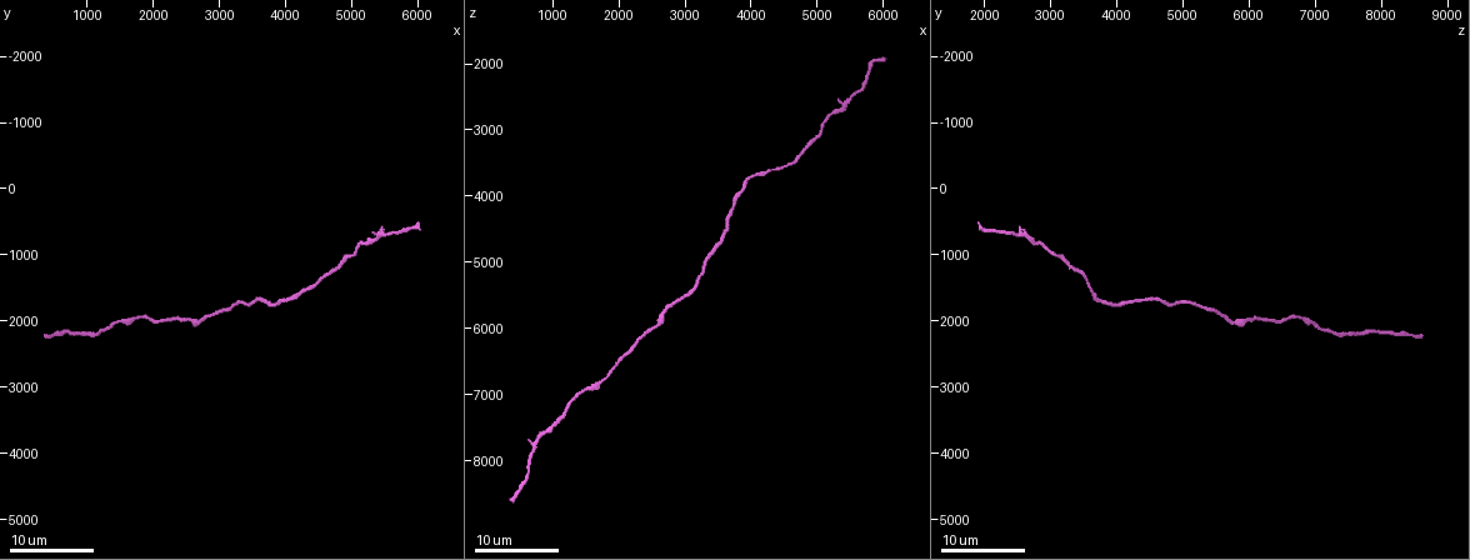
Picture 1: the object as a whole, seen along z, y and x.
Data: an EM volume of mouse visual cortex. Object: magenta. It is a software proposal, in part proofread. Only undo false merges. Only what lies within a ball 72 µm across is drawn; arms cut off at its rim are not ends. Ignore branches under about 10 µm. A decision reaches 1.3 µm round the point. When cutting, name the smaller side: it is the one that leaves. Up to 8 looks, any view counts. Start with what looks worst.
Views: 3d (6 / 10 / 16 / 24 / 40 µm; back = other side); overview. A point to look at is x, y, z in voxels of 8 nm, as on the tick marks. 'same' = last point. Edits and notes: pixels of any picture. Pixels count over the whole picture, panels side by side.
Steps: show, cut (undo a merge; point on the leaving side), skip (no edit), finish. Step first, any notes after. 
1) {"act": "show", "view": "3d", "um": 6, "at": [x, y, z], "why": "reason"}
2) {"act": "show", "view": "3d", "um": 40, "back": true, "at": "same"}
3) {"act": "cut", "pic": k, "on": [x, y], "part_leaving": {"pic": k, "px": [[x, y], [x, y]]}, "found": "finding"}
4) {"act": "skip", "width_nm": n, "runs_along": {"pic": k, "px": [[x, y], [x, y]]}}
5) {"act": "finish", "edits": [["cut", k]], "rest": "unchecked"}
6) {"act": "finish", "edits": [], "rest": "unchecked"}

{"act": "show", "view": "3d", "um": 24, "at": [2500, 1950, 6050], "why": "calibre changes"}

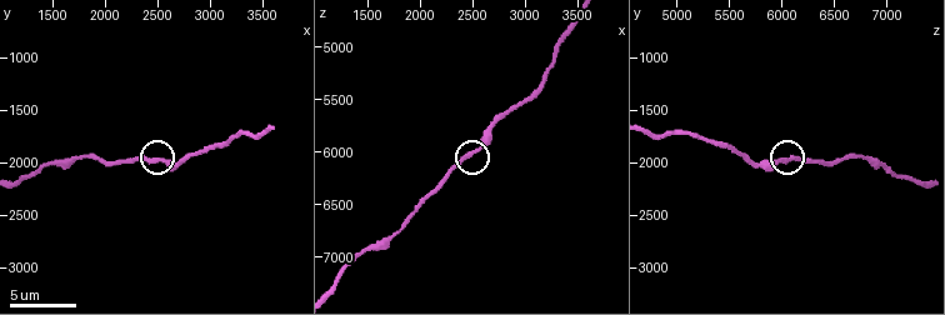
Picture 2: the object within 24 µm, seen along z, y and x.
{"act": "show", "view": "3d", "um": 6, "at": [2500, 1960, 6000]}

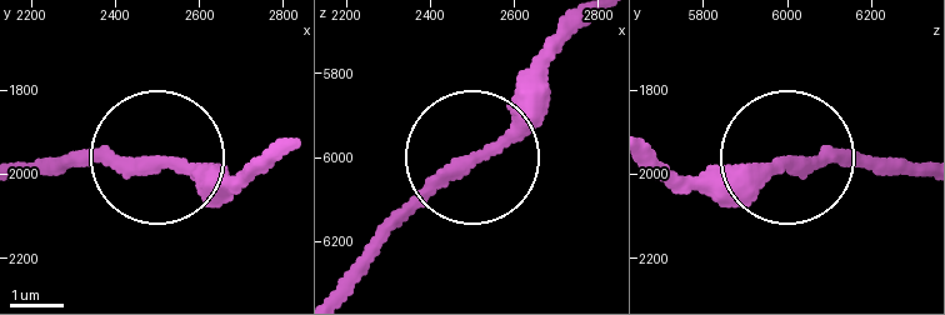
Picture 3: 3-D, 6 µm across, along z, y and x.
{"act": "skip", "runs_along": {"pic": 3, "px": [[275, 149], [240, 175], [51, 163]]}, "found": "continuous, no second neuron"}

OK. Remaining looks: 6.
{"act": "show", "view": "3d", "um": 24, "at": [750, 2150, 7650], "why": "four-way junction"}

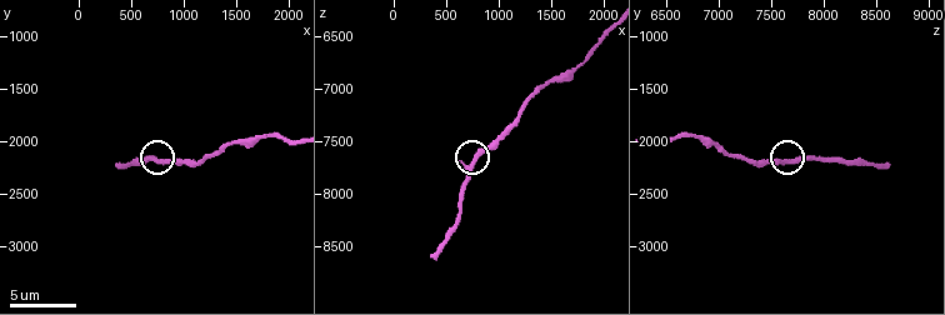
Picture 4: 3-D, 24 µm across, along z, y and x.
{"act": "show", "view": "3d", "um": 6, "at": [780, 2180, 7660]}

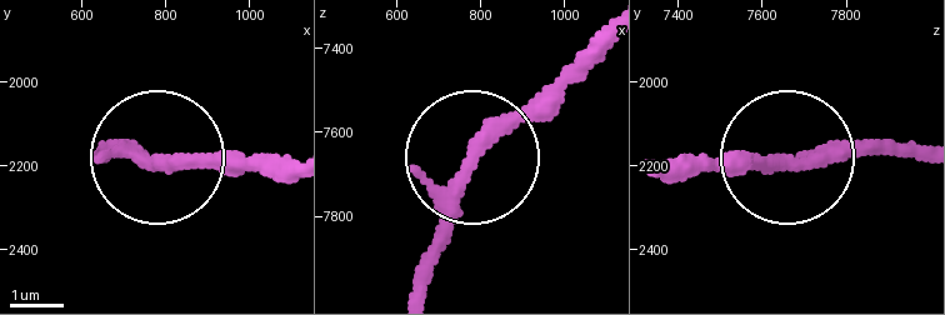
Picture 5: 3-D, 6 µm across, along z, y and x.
{"act": "show", "view": "3d", "um": 6, "back": true, "at": [780, 2190, 7680], "why": "other side"}

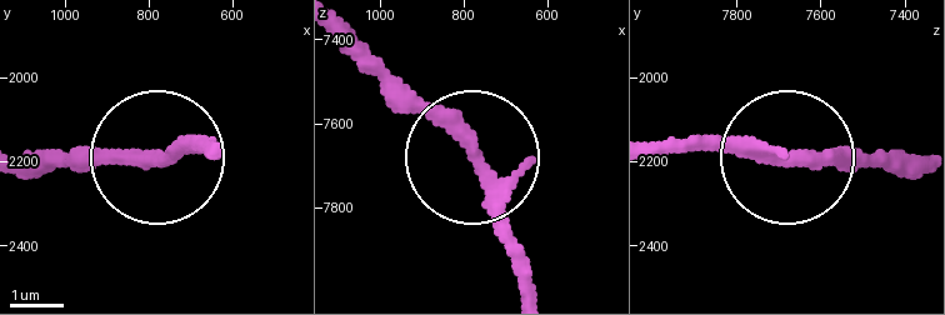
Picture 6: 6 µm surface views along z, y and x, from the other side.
{"act": "skip", "width_nm": 220, "runs_along": {"pic": 6, "px": [[916, 160], [665, 146]]}, "found": "one neuron here"}

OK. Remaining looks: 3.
{"act": "show", "view": "3d", "um": 24, "at": [5450, 650, 2600], "why": "four arms meet"}

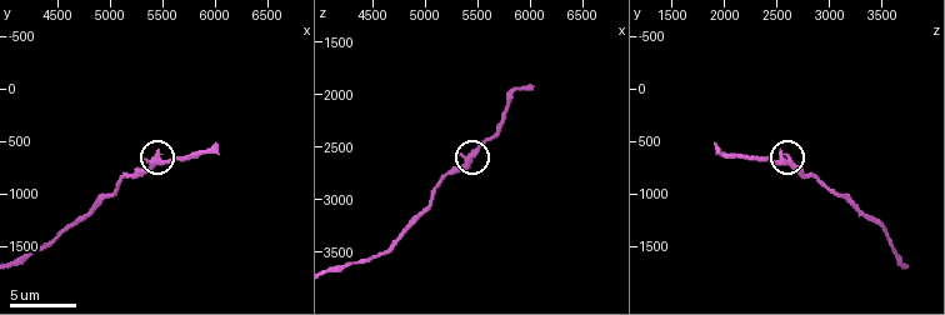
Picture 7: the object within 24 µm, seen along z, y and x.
{"act": "show", "view": "3d", "um": 6, "at": [5460, 680, 2560]}

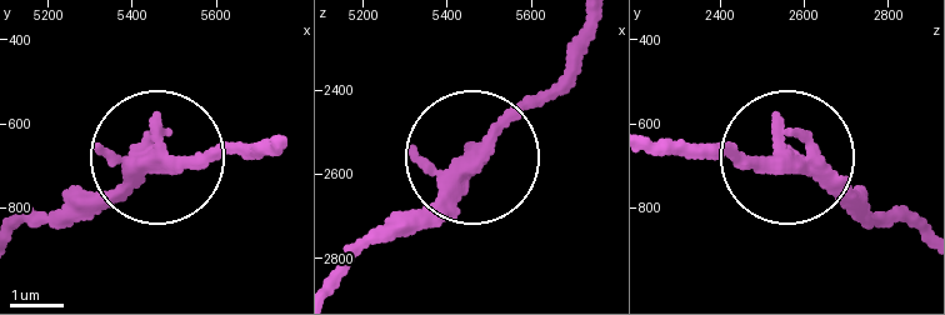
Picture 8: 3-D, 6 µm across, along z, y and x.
{"act": "skip", "width_nm": 290, "runs_along": {"pic": 8, "px": [[913, 229], [793, 166], [675, 149]]}, "found": "continuous, no second neuron"}

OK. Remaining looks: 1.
{"act": "show", "view": "3d", "um": 6, "at": [3200, 1800, 5300]}

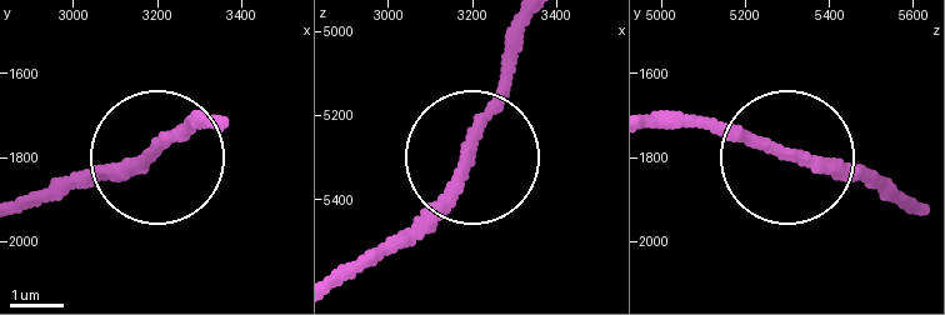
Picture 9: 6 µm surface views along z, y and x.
{"act": "skip", "runs_along": {"pic": 9, "px": [[498, 78], [475, 154], [381, 256]]}, "found": "one neuron here"}

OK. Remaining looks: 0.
{"act": "finish", "edits": [], "rest": "unchecked"}

